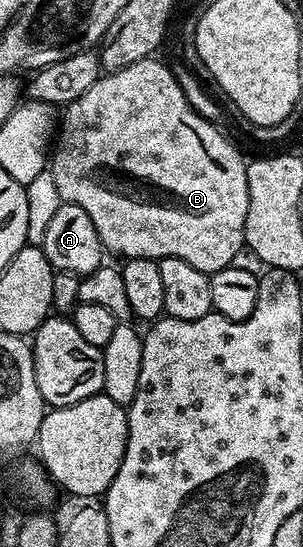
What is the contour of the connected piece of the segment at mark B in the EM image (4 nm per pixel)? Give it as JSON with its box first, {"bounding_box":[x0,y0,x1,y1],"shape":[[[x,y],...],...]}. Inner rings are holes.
{"bounding_box":[50,57,248,272],"shape":[[[149,57],[142,61],[134,61],[134,65],[126,65],[122,69],[117,71],[110,71],[101,74],[98,81],[94,81],[94,85],[90,85],[90,89],[86,89],[86,93],[82,93],[82,97],[78,97],[78,101],[68,104],[63,108],[62,118],[59,120],[58,138],[54,143],[54,150],[50,155],[50,170],[54,177],[54,185],[58,185],[58,193],[61,200],[66,203],[73,203],[78,205],[82,209],[86,209],[86,214],[90,216],[90,221],[94,221],[94,229],[98,229],[98,237],[102,241],[105,252],[111,253],[112,251],[116,255],[124,255],[125,260],[130,259],[155,259],[157,261],[162,259],[169,259],[170,257],[178,257],[182,261],[186,261],[186,265],[194,265],[194,269],[199,271],[213,272],[221,271],[224,267],[230,267],[231,261],[234,258],[234,253],[238,252],[238,249],[244,245],[244,226],[246,225],[246,209],[248,208],[248,182],[246,181],[246,173],[248,172],[246,166],[246,159],[240,156],[240,151],[219,131],[217,124],[208,119],[204,119],[198,112],[193,111],[190,105],[190,101],[186,99],[186,94],[183,93],[179,87],[178,81],[175,79],[175,75],[172,72],[171,66],[166,62],[159,63],[159,58]]]}

